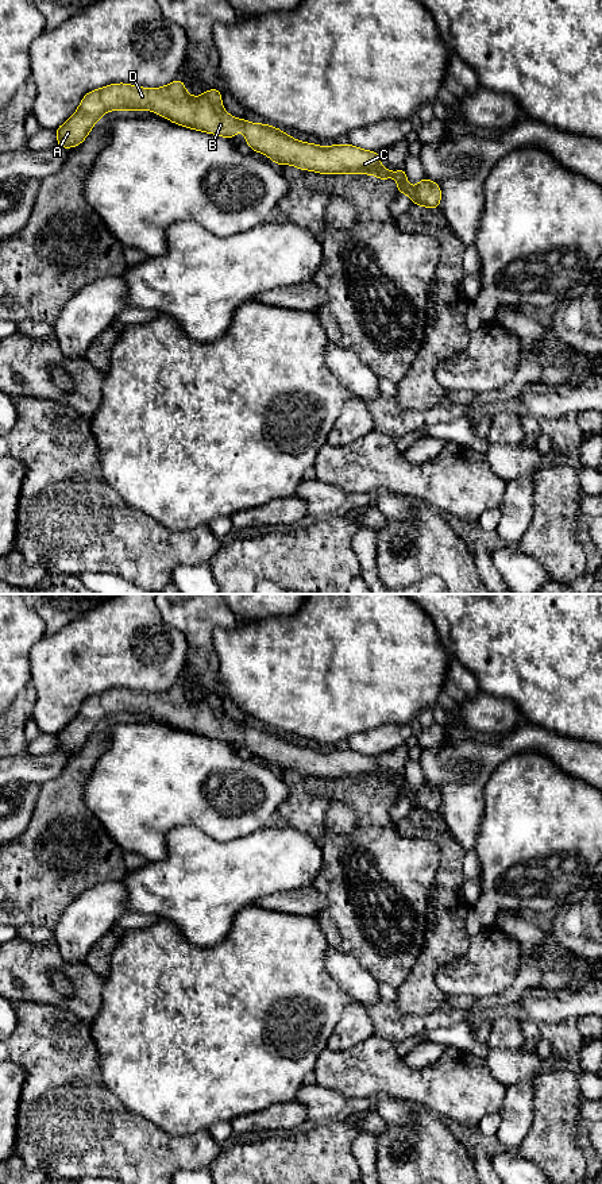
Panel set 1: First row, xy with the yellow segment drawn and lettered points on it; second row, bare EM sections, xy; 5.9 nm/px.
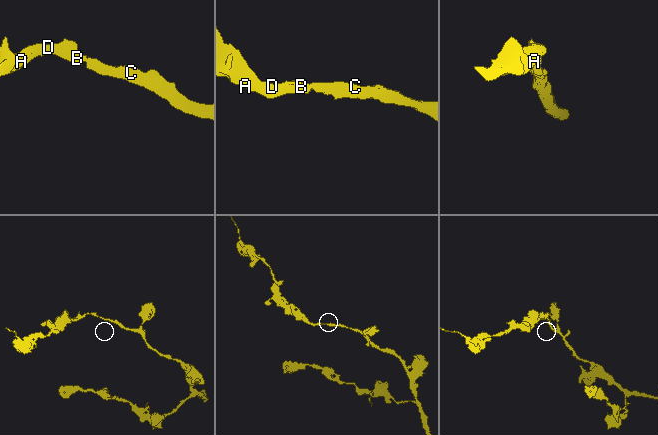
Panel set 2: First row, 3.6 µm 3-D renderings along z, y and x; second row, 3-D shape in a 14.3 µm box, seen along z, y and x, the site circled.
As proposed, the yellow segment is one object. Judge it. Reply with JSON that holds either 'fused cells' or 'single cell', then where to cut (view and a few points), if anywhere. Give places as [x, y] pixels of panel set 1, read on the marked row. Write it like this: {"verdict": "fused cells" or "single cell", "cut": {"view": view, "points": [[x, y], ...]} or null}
{"verdict": "single cell", "cut": null}

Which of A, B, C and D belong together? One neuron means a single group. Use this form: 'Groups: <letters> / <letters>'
Groups: A B C D

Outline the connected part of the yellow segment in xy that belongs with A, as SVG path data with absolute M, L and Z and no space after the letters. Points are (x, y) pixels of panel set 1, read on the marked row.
M180 78L157 89L120 82L86 93L76 113L54 131L58 136L57 146L63 149L78 146L94 123L112 109L134 112L148 109L175 124L228 139L232 139L235 132L244 132L251 150L265 154L278 166L288 163L321 174L373 174L381 180L394 176L398 192L409 196L413 204L437 209L441 200L437 182L424 177L410 188L406 170L386 170L379 163L378 151L366 151L352 144L336 143L324 147L305 143L269 124L236 119L223 109L219 89L213 88L193 97Z

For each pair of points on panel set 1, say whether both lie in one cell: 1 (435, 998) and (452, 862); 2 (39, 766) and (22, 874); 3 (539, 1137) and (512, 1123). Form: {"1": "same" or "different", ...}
{"1": "same", "2": "different", "3": "different"}

